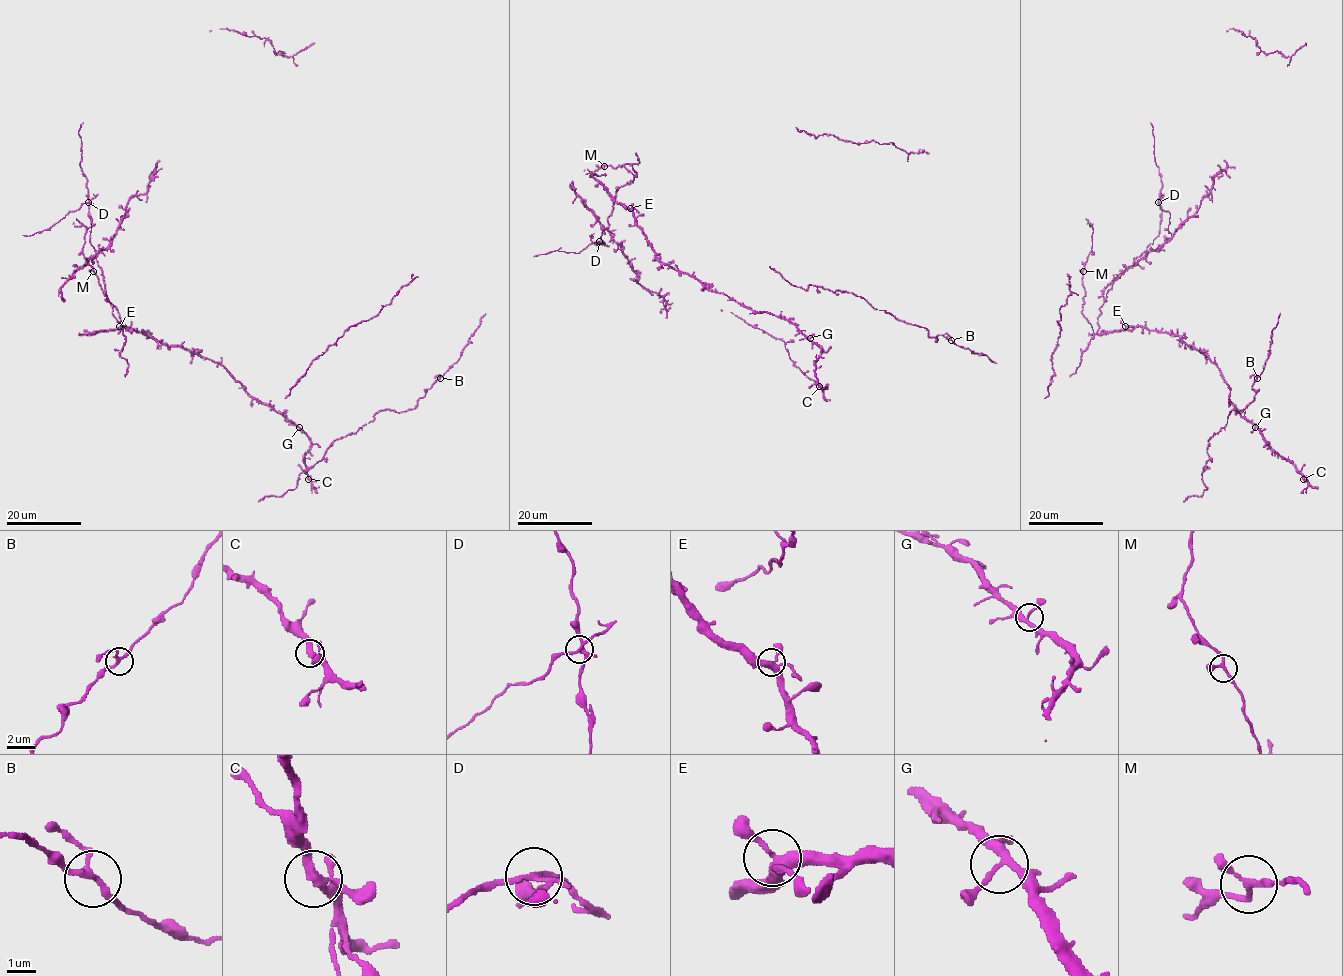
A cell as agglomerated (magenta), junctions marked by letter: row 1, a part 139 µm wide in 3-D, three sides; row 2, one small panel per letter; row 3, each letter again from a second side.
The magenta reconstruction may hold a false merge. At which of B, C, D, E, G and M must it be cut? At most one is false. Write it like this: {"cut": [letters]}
{"cut": ["D"]}

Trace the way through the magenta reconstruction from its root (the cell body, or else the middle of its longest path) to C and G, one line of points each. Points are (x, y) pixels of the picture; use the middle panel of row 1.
C: (635, 216), (661, 261), (756, 313), (790, 321), (814, 342), (822, 350), (815, 364), (819, 386)
G: (635, 216), (635, 224), (661, 261), (694, 276), (710, 290), (756, 313), (769, 312), (790, 321), (810, 338)

